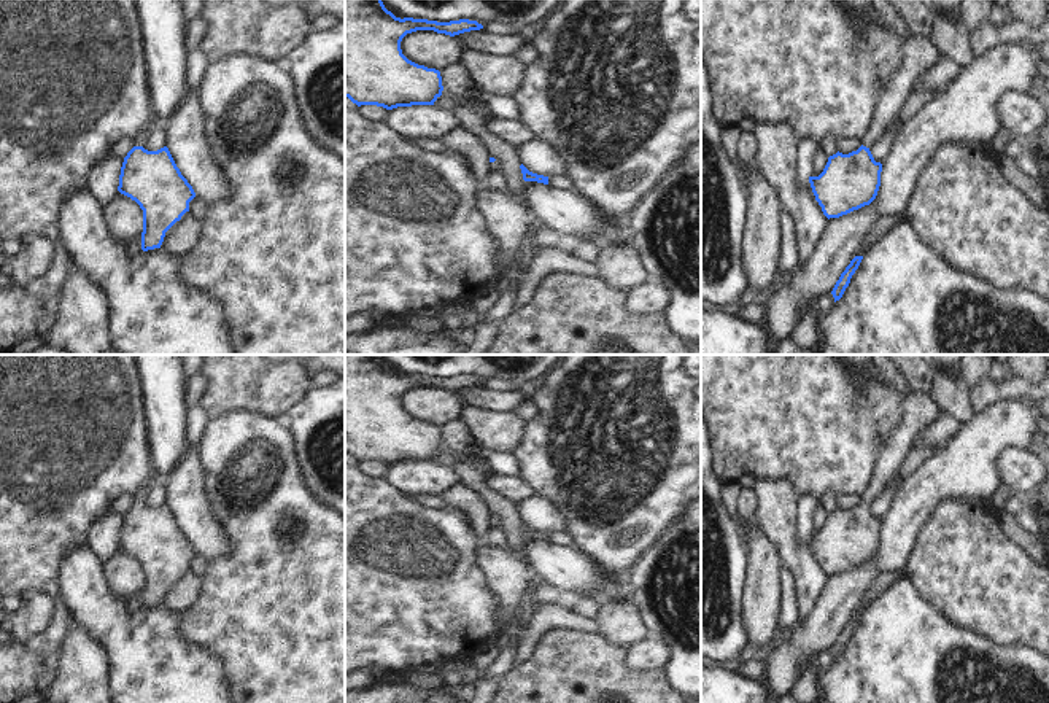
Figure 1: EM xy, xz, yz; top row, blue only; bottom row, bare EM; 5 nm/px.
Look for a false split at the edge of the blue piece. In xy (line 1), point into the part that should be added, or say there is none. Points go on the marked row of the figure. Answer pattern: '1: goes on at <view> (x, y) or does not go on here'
1: goes on at xy (139, 137)

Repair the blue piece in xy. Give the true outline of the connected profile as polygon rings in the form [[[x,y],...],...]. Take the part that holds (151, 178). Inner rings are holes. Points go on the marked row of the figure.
[[[156,119],[132,135],[134,148],[124,157],[118,186],[143,210],[143,251],[161,248],[165,232],[189,212],[189,202],[195,197],[167,146],[157,151],[143,148],[148,132],[161,126],[162,121]]]

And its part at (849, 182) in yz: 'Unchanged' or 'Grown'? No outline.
Grown

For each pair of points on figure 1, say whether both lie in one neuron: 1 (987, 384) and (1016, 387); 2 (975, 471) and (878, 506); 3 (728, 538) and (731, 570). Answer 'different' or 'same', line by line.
1: same
2: different
3: same

